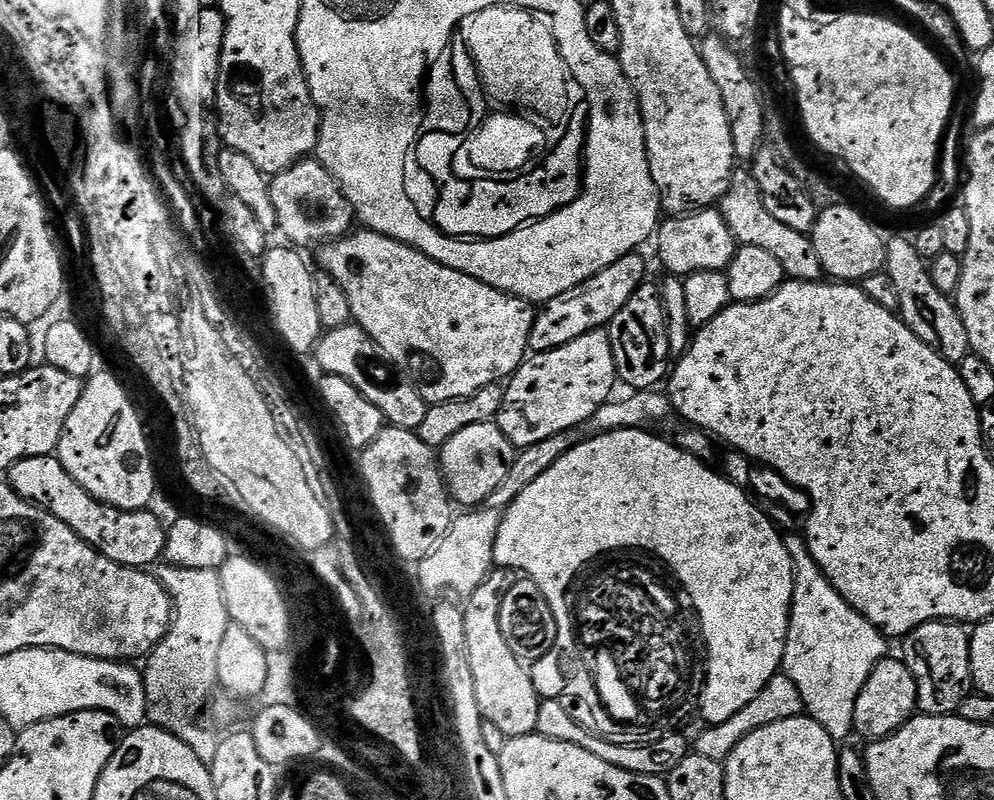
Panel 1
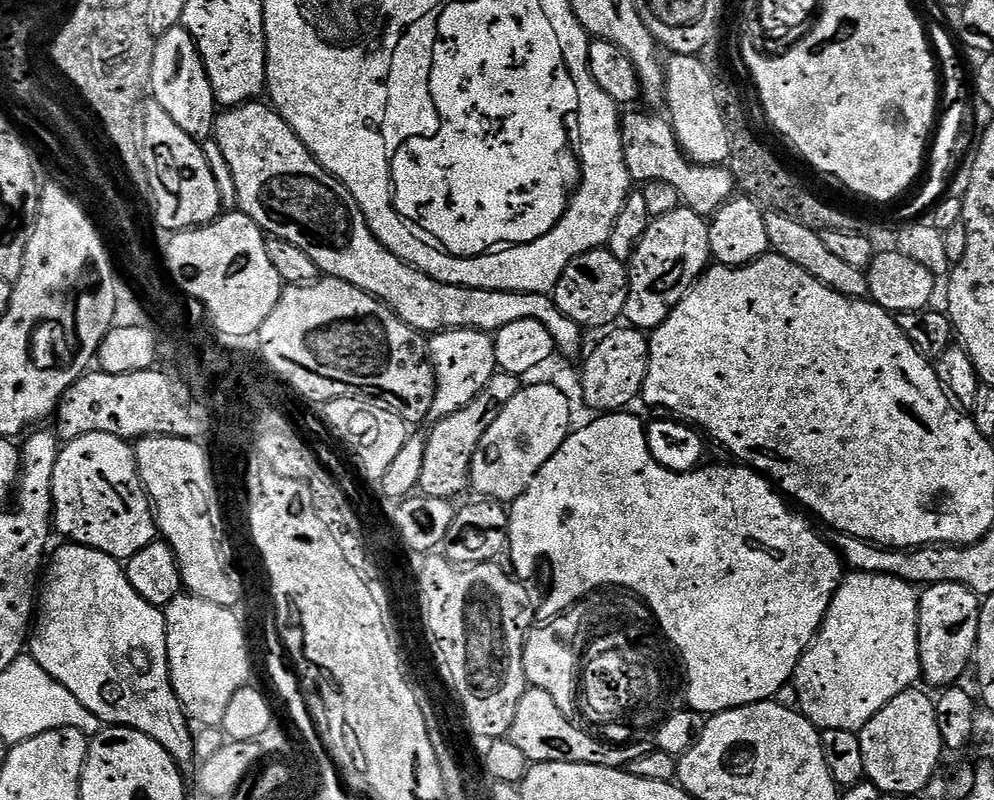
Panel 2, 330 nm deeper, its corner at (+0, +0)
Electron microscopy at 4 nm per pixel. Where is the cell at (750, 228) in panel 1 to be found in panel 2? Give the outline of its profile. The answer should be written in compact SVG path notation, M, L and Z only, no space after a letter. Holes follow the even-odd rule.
M636 110L625 111L620 122L626 170L632 181L640 186L650 182L667 182L678 190L683 207L705 218L715 216L723 204L733 199L738 185L731 167L724 164L693 164L680 148L671 123L663 115L651 116L648 112L632 111Z

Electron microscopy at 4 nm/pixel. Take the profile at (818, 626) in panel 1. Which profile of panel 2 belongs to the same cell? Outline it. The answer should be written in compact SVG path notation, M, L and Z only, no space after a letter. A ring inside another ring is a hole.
M848 572L830 602L830 610L822 622L820 633L796 667L794 683L798 690L800 713L821 730L850 730L858 734L866 722L870 722L870 718L882 710L882 706L913 687L921 679L919 605L917 589L911 584L886 574Z

